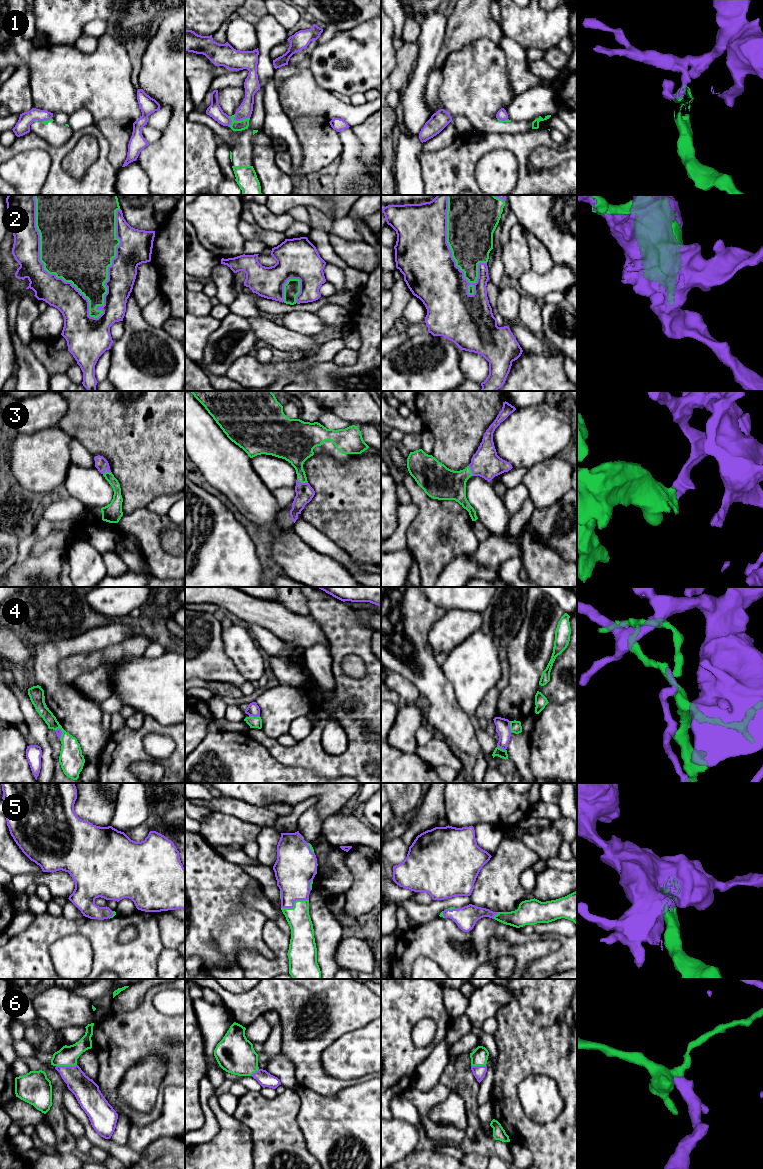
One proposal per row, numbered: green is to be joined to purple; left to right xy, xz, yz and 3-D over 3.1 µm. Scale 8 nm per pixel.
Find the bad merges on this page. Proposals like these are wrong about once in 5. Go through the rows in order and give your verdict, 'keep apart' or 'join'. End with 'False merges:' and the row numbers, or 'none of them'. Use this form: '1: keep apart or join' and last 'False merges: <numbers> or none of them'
1: keep apart
2: join
3: join
4: keep apart
5: join
6: join
False merges: 1, 4

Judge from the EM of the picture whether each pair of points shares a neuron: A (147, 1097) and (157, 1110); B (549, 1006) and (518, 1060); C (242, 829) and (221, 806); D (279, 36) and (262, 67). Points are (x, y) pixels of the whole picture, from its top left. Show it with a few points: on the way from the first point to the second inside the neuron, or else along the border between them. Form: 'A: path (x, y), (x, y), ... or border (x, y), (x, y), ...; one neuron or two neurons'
A: border (161, 1083), (156, 1102), (148, 1111), (130, 1111); two neurons
B: path (539, 1019), (536, 1034), (526, 1047); one neuron
C: border (213, 811), (231, 814), (251, 823); two neurons
D: path (271, 42), (264, 49), (264, 59); one neuron

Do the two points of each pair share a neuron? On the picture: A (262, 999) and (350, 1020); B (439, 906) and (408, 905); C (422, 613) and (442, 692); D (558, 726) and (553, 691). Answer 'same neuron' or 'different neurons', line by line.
A: same neuron
B: same neuron
C: same neuron
D: different neurons

